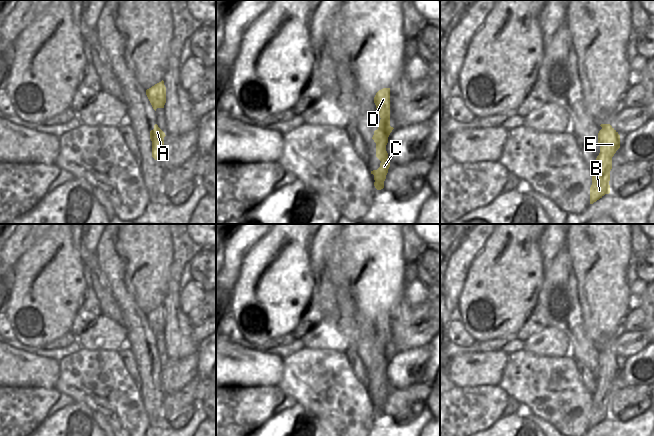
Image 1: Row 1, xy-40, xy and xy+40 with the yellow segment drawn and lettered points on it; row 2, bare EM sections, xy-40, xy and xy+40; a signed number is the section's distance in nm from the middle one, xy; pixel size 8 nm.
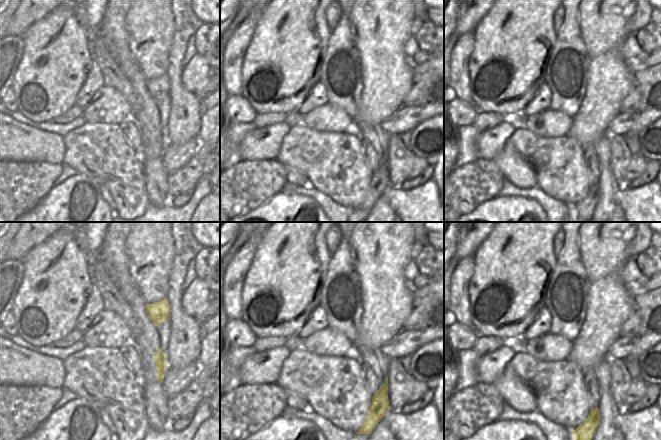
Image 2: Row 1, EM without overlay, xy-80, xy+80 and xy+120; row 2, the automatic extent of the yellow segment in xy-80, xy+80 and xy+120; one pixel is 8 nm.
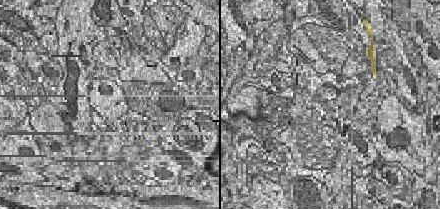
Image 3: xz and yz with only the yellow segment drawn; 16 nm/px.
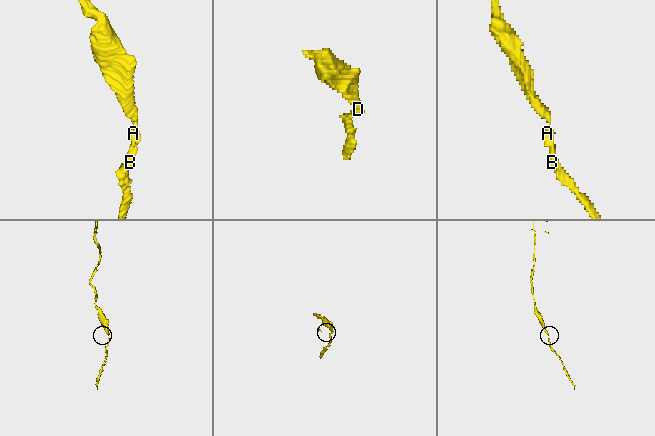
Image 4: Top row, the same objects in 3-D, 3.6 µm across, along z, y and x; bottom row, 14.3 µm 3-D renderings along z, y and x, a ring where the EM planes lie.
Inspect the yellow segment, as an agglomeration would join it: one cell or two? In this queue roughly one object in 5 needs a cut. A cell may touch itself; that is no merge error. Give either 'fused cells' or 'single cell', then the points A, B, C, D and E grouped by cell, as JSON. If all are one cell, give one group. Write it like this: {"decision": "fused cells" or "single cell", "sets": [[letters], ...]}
{"decision": "single cell", "sets": [["A", "B", "C", "D", "E"]]}

